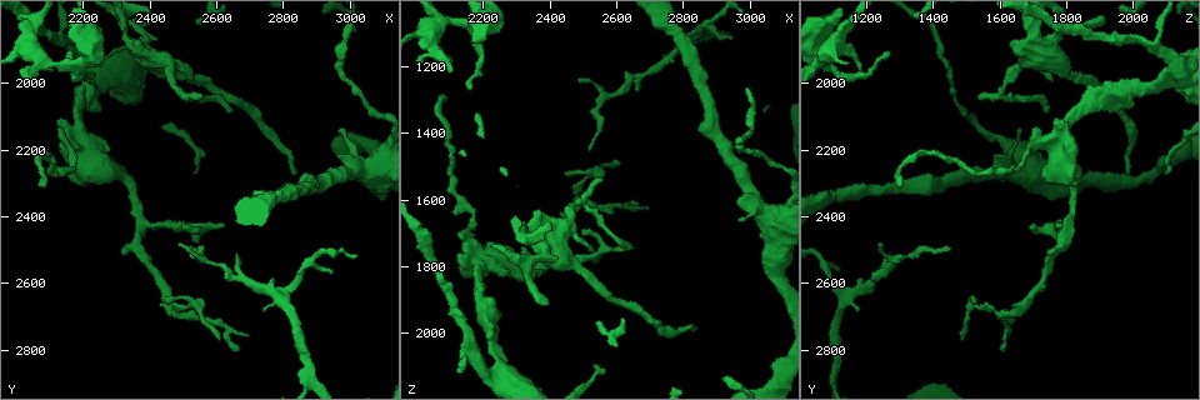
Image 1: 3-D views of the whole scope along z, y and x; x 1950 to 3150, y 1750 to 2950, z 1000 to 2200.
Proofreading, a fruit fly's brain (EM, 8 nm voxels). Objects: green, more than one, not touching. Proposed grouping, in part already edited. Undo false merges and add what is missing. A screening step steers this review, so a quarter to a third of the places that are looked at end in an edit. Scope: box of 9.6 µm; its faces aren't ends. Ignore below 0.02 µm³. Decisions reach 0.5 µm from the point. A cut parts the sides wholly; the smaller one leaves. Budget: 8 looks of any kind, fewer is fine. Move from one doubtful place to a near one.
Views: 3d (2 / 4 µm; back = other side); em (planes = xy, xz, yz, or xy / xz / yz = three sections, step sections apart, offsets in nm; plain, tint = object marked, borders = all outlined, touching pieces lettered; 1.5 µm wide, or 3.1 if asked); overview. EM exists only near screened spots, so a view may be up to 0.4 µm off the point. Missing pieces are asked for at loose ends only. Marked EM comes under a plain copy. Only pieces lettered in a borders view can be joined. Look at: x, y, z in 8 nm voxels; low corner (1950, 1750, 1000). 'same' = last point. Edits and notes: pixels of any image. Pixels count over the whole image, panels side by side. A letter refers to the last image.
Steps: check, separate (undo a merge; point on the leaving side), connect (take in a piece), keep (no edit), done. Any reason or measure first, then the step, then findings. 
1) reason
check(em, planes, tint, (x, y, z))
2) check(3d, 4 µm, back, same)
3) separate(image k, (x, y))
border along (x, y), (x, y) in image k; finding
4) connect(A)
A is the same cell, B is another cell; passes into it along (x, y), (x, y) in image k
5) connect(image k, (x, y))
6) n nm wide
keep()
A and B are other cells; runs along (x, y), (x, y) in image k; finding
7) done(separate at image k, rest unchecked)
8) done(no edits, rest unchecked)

sudden change in width
check(em, planes, borders, (2360, 1830, 1790))

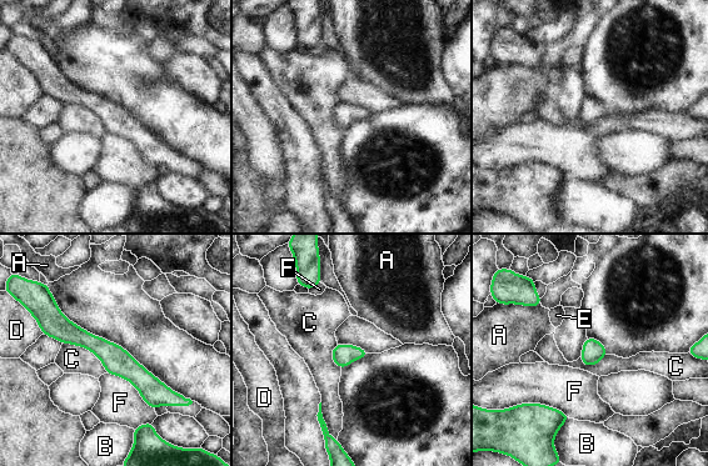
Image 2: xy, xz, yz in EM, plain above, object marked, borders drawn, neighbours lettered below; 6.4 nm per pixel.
keep()
A, B, C, D, E and F are other cells; border along (63, 342), (86, 347), (106, 372) in image 2; all the same neuron

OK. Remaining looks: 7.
free end
check(3d, 2 µm, (2490, 2430, 1690))

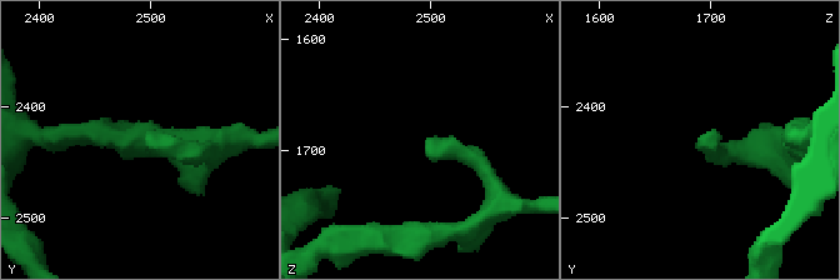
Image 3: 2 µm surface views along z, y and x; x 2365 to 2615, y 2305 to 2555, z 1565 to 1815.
shape alone is not enough
check(em, planes, borders, (2498, 2438, 1684))

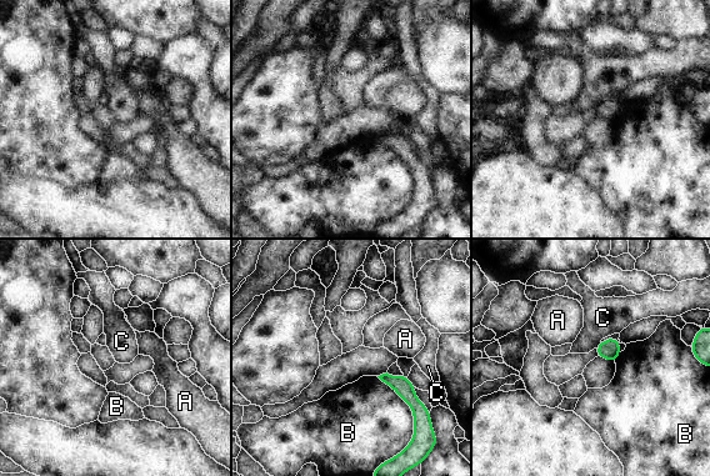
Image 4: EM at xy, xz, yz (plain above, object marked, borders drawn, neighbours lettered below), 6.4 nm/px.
keep()
A, B and C are other cells; none of them fits

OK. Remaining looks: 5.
check(3d, 4 µm, (2440, 2650, 1530))

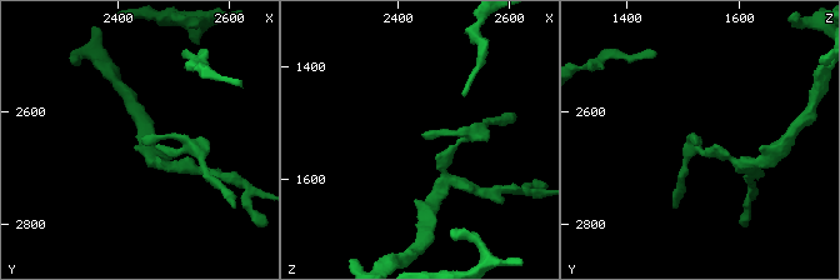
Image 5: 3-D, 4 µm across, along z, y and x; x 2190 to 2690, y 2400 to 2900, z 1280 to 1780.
shape alone is not enough
check(em, xy, step 8, borders, (2445, 2660, 1520))

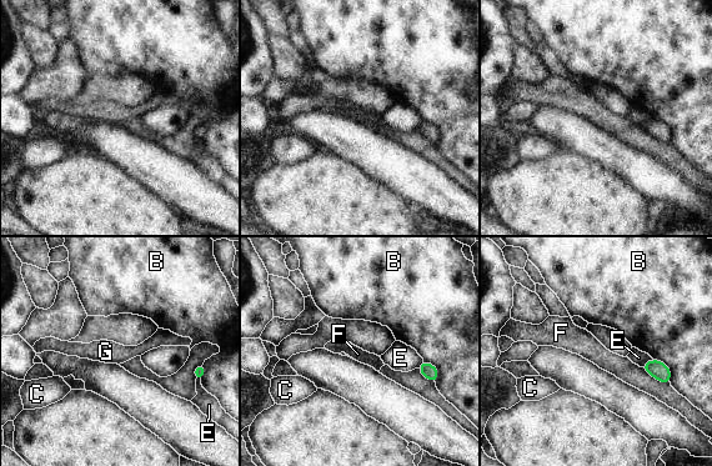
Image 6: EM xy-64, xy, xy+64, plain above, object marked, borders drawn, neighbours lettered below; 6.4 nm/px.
keep()
B, C, E, F and G are other cells; border along (652, 359), (641, 366) in image 6; none of them fits

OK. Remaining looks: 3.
done(no edits, rest unchecked)

